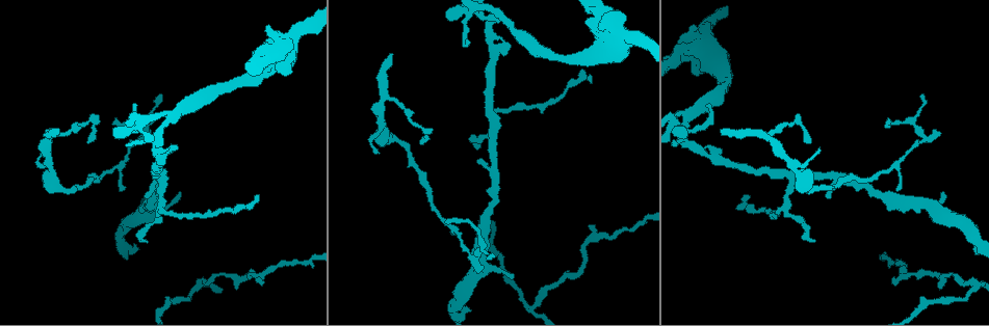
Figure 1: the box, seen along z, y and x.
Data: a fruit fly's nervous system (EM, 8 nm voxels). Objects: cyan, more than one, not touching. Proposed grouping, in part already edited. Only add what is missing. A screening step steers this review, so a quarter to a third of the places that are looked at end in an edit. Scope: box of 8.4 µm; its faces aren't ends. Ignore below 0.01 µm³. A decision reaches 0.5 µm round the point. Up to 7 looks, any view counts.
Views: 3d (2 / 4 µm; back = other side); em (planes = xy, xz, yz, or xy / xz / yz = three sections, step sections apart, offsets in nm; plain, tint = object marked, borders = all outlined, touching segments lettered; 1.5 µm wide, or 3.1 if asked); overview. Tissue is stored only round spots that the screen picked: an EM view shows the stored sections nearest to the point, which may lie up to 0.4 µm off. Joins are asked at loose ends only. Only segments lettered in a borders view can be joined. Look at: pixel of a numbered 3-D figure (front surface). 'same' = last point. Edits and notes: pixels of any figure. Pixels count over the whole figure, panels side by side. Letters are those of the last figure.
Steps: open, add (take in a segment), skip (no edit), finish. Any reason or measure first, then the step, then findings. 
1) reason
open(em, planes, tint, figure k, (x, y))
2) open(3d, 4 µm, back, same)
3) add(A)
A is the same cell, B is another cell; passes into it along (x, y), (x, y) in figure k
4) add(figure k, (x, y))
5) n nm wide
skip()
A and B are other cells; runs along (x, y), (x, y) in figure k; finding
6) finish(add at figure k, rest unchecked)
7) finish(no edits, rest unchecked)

free end
open(em, xz, step 4, tint, figure 1, (59, 130))

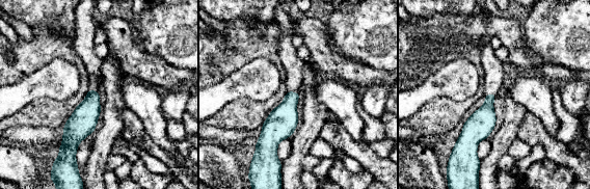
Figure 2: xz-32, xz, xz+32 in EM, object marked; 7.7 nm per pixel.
another direction
open(em, planes, borders, same)

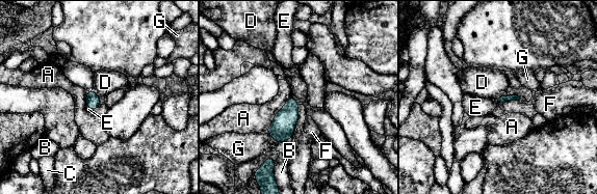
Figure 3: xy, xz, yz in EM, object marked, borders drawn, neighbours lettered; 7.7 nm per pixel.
add(figure 3, (475, 107))
E is the same cell, A, B, C, D, F and G are other cells; the neuron continues

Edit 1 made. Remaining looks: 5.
redraw
open(overview)

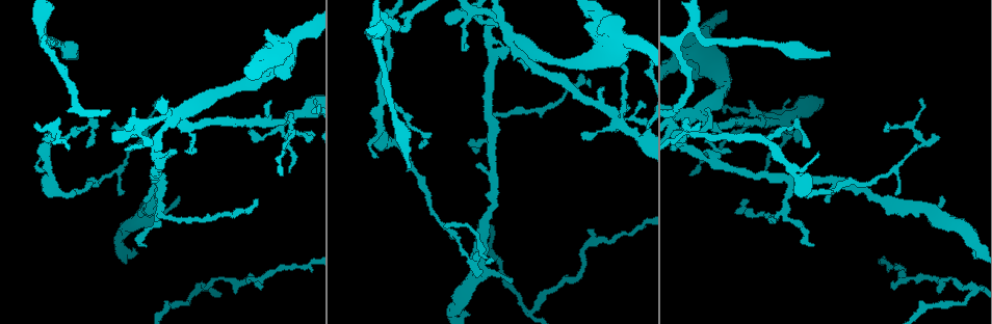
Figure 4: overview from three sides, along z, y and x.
tapers out
open(em, yz, step 4, tint, figure 4, (112, 126))

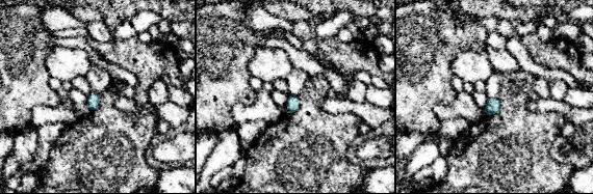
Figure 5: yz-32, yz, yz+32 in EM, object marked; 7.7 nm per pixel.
another direction
open(em, planes, borders, same)

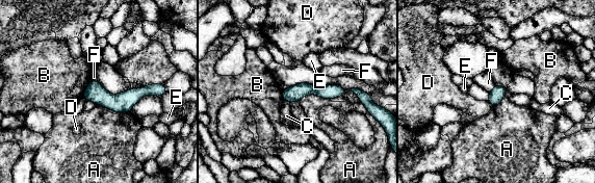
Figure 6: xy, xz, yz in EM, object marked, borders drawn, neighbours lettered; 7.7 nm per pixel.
skip()
A, B, C, D, E and F are other cells; runs along (149, 88), (127, 100), (86, 97) in figure 6; none of them fits

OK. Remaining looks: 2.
thin end
open(em, yz, step 4, tint, figure 4, (813, 246))

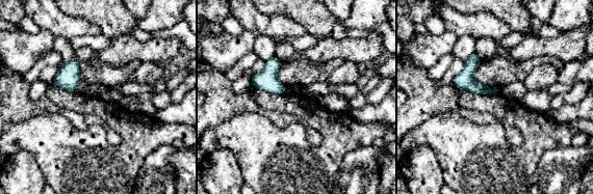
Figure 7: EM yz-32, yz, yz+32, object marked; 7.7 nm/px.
open(em, yz, step 4, borders, same)

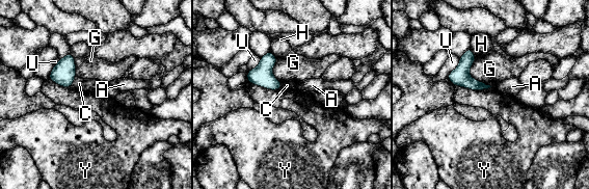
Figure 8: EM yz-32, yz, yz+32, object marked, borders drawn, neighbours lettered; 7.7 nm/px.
skip()
A, C, G, H, U and Y are other cells; border along (456, 85), (472, 89), (491, 87) in figure 8; none of them fits

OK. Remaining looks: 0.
finish(add at figure 3, rest unchecked)

